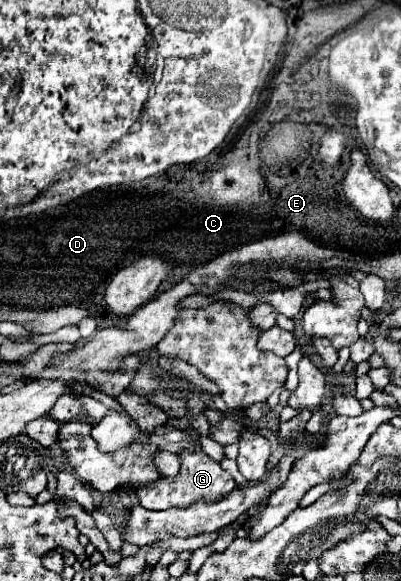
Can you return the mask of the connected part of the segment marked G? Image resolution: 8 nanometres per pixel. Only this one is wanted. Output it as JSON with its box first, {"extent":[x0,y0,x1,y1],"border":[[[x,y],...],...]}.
{"extent":[138,451,234,509],"border":[[[182,451],[178,453],[182,459],[182,469],[176,477],[162,477],[154,483],[142,485],[138,487],[138,497],[140,497],[140,505],[146,509],[170,509],[170,507],[192,507],[196,501],[206,501],[206,503],[214,503],[224,499],[232,489],[234,489],[234,479],[230,473],[226,473],[218,461],[210,459],[204,451],[196,451],[196,453],[188,453]]]}

